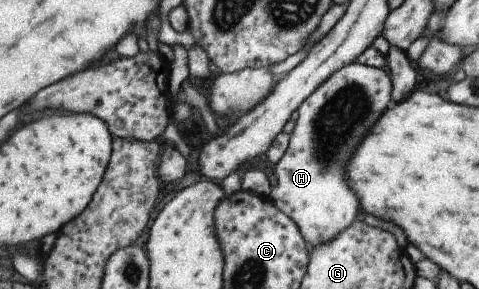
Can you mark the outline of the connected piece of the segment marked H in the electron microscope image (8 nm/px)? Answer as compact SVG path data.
M352 61L324 79L296 109L296 120L289 133L286 150L275 164L276 186L271 188L268 198L295 222L308 246L308 251L321 243L331 241L340 234L340 231L354 222L356 212L360 210L359 199L342 178L344 156L348 160L348 154L352 152L352 148L368 132L368 128L374 124L380 112L388 106L390 94L391 78L388 73L382 68L369 67L358 61Z

